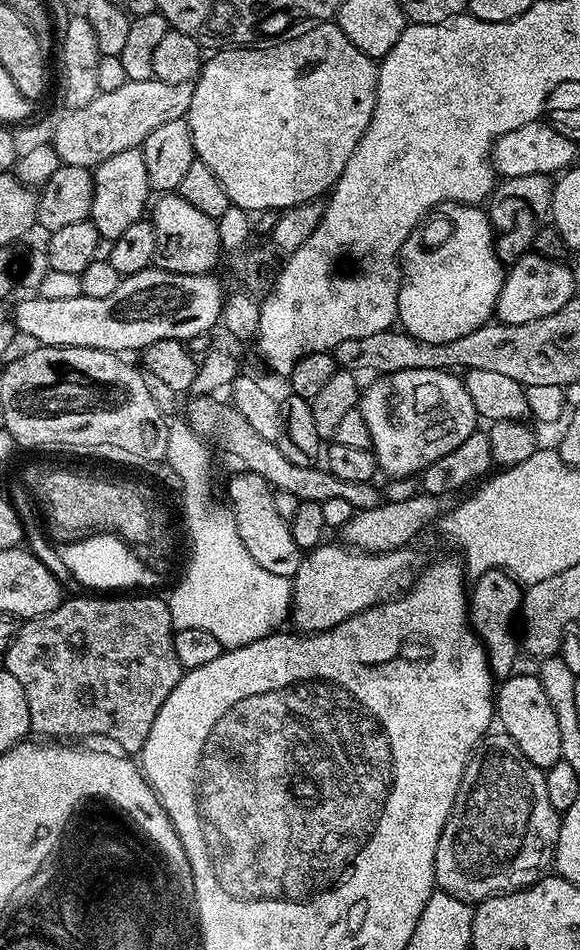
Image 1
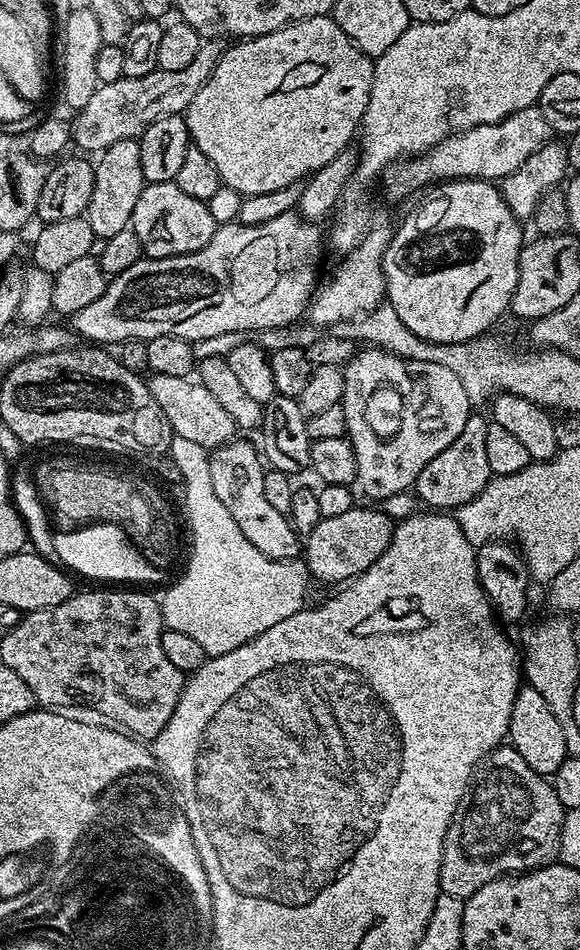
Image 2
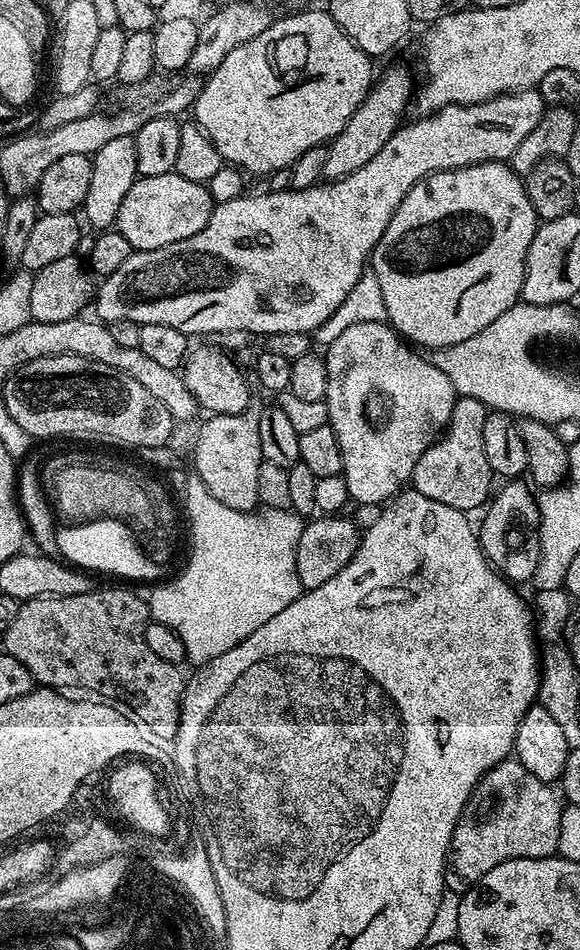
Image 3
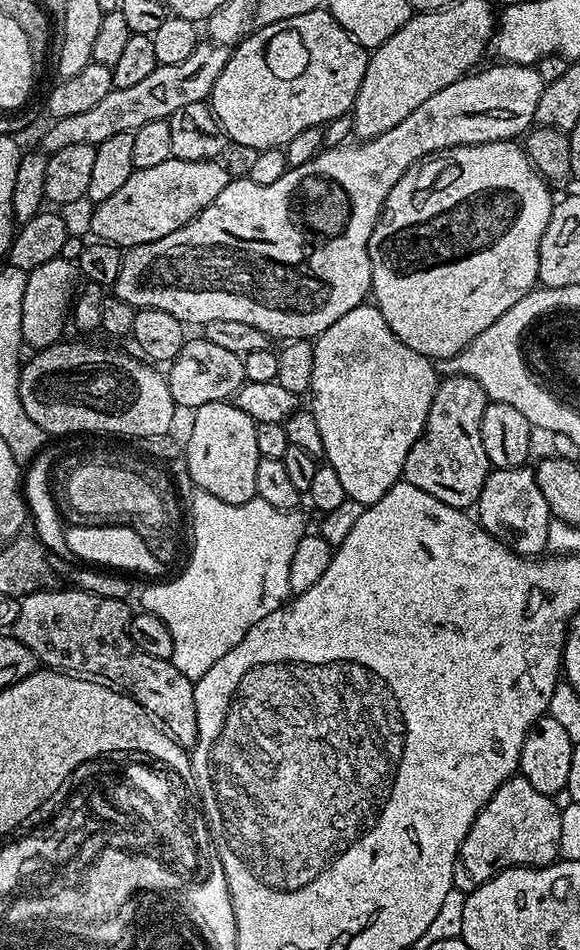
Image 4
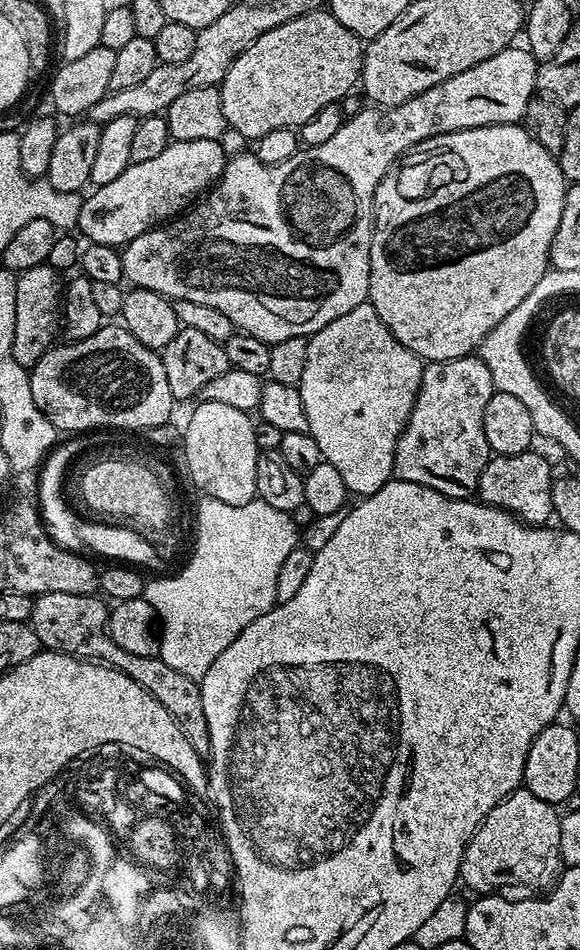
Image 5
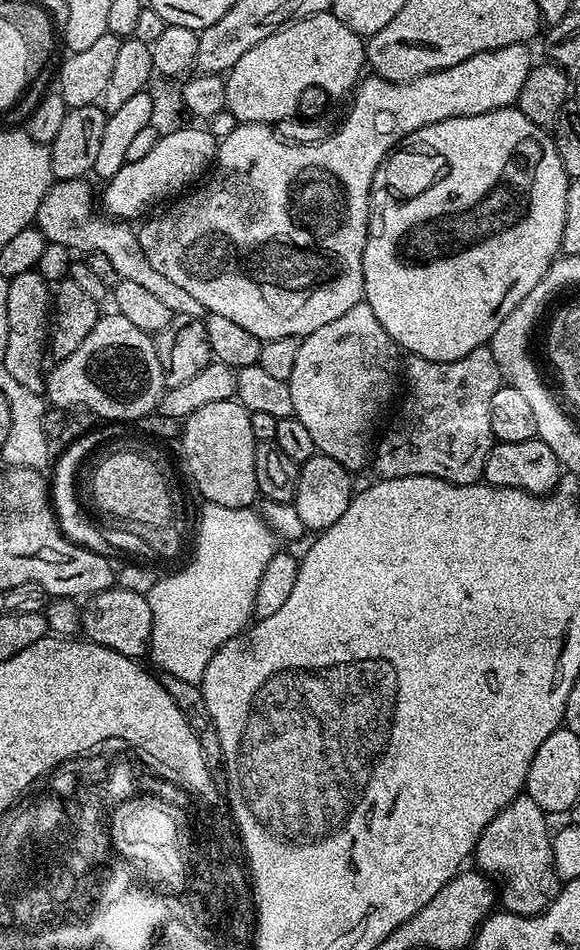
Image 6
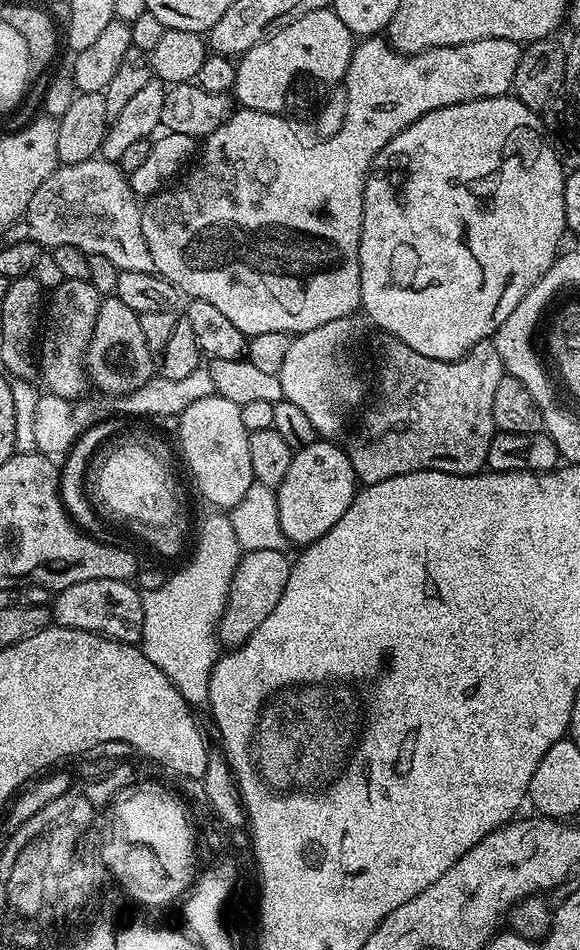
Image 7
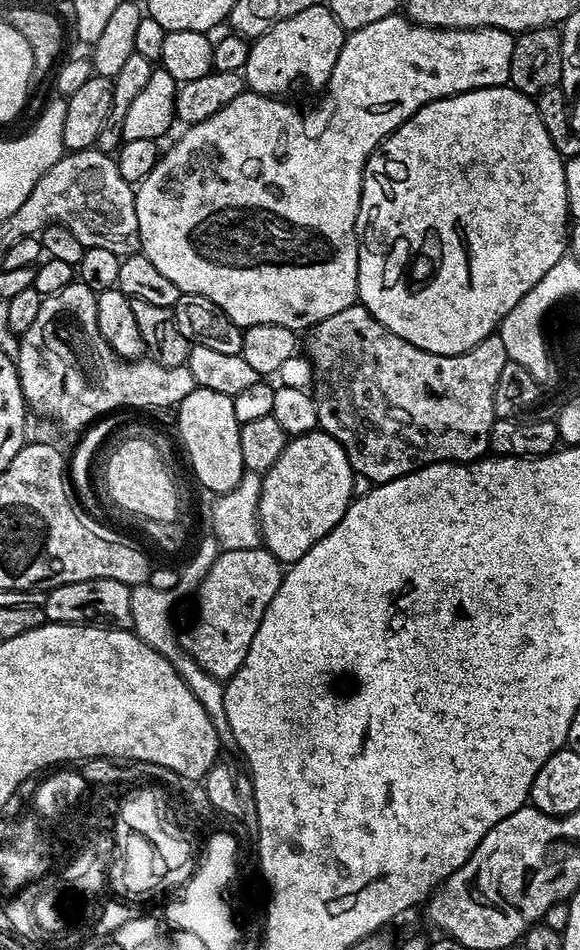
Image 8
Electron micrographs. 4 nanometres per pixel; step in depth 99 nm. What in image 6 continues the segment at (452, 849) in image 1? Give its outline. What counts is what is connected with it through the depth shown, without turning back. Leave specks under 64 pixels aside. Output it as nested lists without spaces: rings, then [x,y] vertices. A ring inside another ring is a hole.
[[[521,794],[511,800],[476,839],[475,867],[493,877],[504,876],[504,881],[498,884],[498,900],[505,912],[538,916],[547,910],[554,898],[558,898],[562,881],[552,865],[553,833],[548,832],[548,820],[534,798]]]

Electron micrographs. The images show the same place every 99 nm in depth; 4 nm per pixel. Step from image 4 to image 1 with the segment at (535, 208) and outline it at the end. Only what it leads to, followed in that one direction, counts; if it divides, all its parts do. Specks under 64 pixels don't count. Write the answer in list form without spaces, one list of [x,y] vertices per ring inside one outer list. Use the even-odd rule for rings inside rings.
[[[440,204],[437,208],[432,209],[419,226],[409,234],[406,242],[400,251],[400,293],[398,294],[398,324],[404,332],[420,339],[422,342],[428,343],[446,343],[453,342],[456,338],[462,338],[463,335],[470,334],[471,331],[478,330],[493,319],[496,311],[496,303],[498,302],[498,294],[504,285],[506,275],[505,265],[502,263],[499,256],[496,255],[496,241],[492,231],[492,224],[488,220],[487,211],[483,207],[475,204]]]

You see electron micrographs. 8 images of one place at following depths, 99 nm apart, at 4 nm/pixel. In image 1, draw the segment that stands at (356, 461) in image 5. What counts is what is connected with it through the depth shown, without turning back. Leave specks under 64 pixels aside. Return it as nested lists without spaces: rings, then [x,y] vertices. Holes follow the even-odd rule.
[[[406,369],[396,373],[377,375],[372,385],[360,393],[359,409],[372,439],[371,452],[376,455],[376,466],[388,476],[412,476],[423,473],[438,458],[450,454],[457,446],[462,446],[472,432],[477,431],[476,407],[466,390],[463,379],[451,371],[442,369]]]

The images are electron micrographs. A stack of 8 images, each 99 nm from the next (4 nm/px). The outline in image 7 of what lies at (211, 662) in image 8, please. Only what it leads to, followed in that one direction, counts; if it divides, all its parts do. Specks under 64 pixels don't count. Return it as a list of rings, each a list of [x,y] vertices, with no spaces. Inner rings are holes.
[[[280,550],[245,551],[236,565],[236,572],[232,575],[228,604],[224,608],[224,616],[218,627],[218,640],[221,645],[229,649],[240,647],[262,626],[262,621],[278,606],[278,598],[282,598],[282,590],[286,590],[286,582],[290,578],[292,564],[287,555]]]

